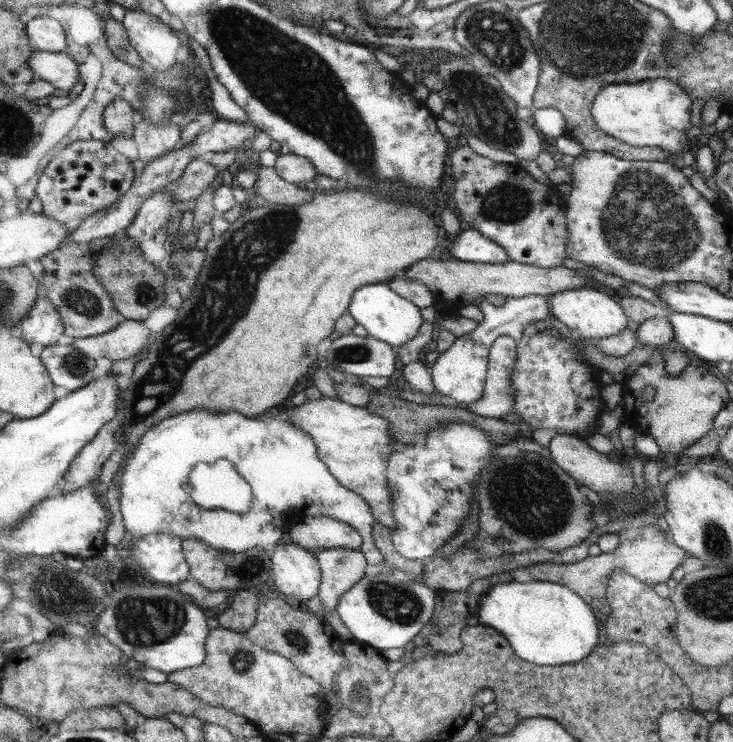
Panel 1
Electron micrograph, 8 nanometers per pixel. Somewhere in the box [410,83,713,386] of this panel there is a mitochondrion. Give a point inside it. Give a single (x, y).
(645, 223)

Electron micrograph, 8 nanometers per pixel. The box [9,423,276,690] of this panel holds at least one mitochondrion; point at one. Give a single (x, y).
(63, 595)

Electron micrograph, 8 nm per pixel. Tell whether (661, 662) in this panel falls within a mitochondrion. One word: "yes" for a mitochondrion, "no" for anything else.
no

